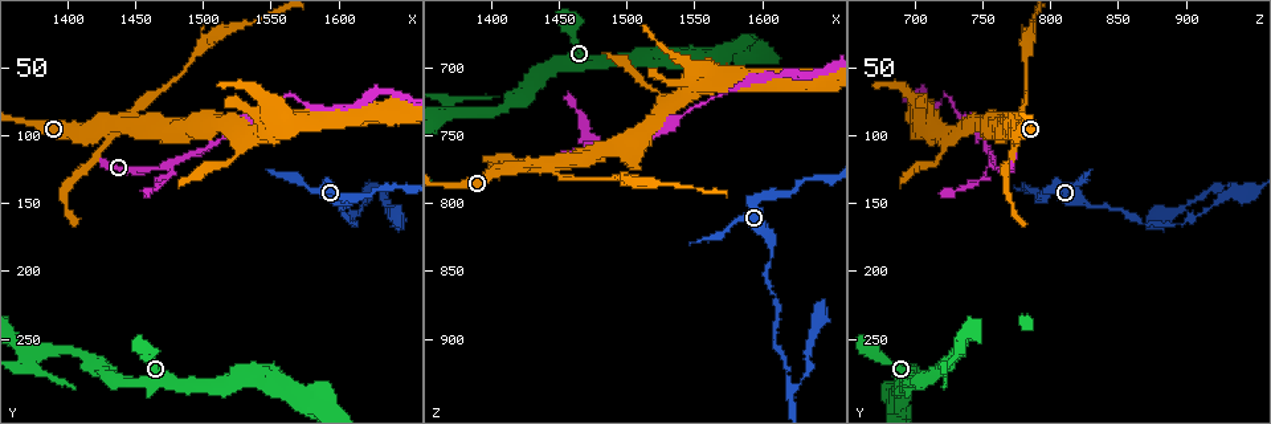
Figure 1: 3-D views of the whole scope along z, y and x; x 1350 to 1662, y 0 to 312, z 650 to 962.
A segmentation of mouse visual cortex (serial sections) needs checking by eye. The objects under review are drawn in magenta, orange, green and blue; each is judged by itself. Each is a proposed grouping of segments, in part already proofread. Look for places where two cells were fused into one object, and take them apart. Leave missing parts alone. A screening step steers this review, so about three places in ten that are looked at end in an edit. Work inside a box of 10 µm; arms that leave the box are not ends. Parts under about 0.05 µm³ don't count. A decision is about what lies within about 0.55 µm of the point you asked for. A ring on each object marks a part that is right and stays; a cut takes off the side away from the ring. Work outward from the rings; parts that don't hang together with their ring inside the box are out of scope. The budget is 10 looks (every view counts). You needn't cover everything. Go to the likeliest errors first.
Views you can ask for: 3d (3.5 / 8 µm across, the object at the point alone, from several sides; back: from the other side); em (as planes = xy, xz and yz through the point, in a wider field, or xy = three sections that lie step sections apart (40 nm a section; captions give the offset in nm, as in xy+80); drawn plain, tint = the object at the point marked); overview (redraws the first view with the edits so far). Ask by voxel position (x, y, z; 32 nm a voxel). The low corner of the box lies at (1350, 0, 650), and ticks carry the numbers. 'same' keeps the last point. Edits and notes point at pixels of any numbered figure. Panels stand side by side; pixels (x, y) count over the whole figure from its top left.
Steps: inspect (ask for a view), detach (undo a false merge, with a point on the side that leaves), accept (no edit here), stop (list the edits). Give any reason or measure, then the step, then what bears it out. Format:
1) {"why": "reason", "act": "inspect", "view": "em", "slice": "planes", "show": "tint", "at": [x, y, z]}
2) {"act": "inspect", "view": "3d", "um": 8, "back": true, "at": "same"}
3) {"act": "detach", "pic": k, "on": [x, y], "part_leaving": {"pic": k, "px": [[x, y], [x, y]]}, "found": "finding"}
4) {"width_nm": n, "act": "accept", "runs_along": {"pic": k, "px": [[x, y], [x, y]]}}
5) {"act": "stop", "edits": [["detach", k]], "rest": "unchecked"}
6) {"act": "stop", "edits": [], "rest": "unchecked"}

{"act": "inspect", "view": "3d", "um": 8, "at": [1478, 122, 758]}

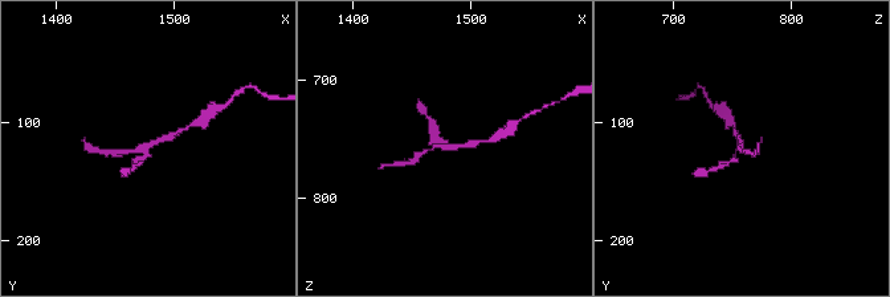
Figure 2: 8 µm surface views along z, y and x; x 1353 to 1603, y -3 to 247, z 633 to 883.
{"why": "zoom in", "act": "inspect", "view": "3d", "um": 3.5, "at": "same"}

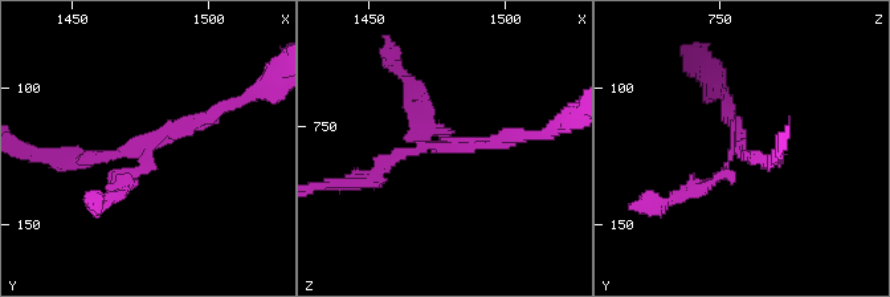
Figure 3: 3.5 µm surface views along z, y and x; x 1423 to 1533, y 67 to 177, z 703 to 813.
{"why": "now the EM", "act": "inspect", "view": "em", "slice": "xy", "step": 2, "show": "tint", "at": [1476, 121, 758]}

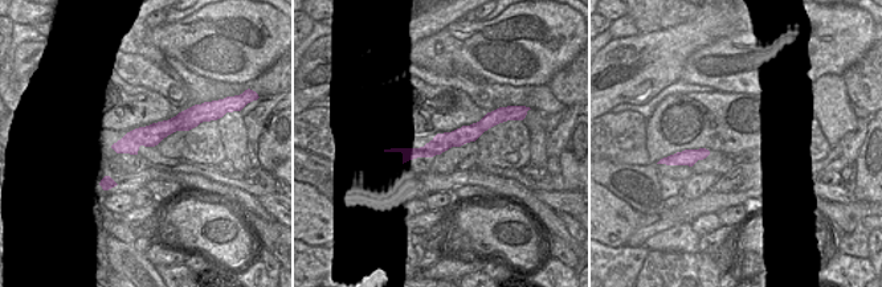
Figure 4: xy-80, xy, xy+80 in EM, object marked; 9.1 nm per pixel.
{"act": "detach", "pic": 3, "on": [425, 101], "part_leaving": {"pic": 3, "px": [[441, 135], [392, 64], [388, 43]]}, "found": "a second cell is stuck on"}

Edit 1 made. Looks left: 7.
{"why": "redraw", "act": "inspect", "view": "overview"}

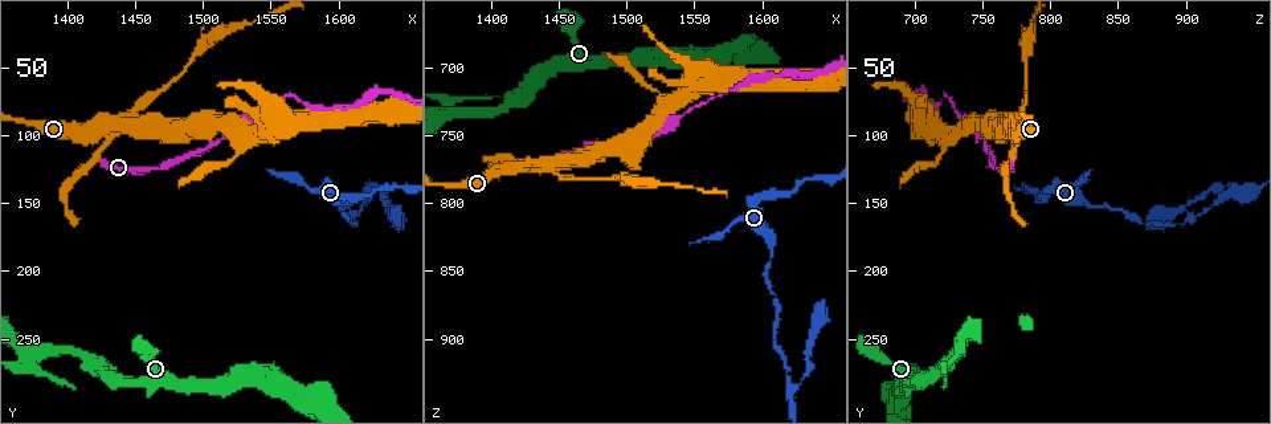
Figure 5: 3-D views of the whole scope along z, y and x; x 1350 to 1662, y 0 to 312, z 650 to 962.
{"why": "sharp bend", "act": "inspect", "view": "3d", "um": 8, "at": [1622, 140, 936]}

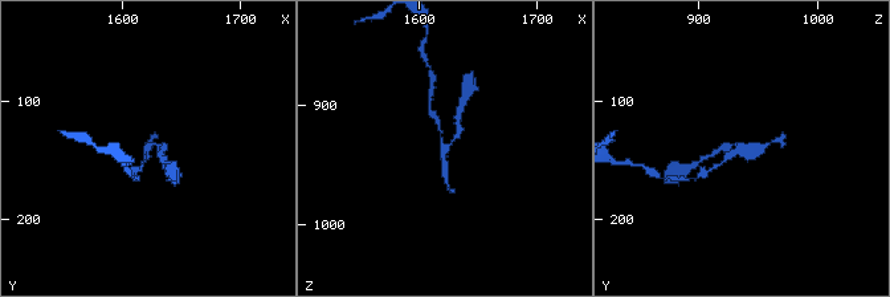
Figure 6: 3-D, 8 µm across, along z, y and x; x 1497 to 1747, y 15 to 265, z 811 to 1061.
{"why": "need the tissue", "act": "inspect", "view": "em", "slice": "planes", "show": "tint", "at": "same"}

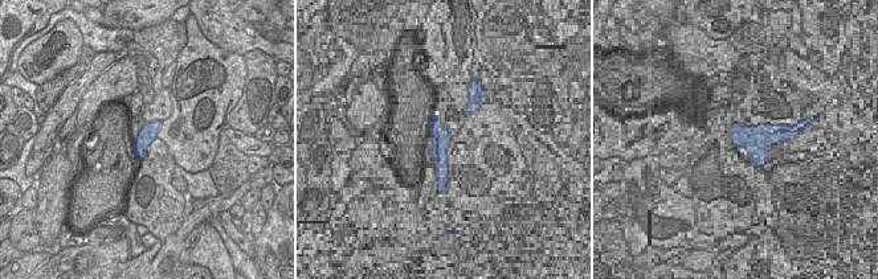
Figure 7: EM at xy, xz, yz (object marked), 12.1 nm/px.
{"arm_widths_nm": [150, 150, 200], "act": "accept", "found": "all the same cell"}

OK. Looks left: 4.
{"why": "three arms meet", "act": "inspect", "view": "3d", "um": 8, "at": [1378, 260, 734]}

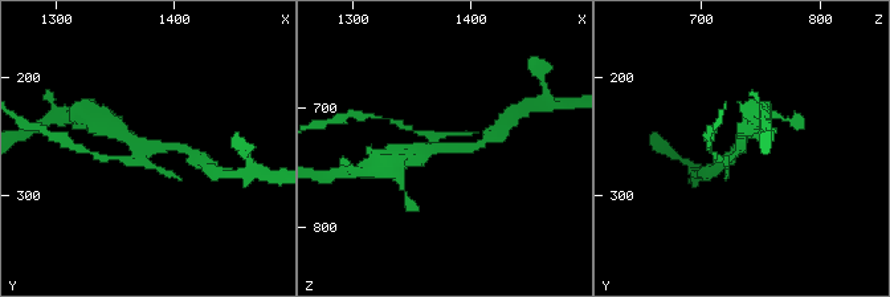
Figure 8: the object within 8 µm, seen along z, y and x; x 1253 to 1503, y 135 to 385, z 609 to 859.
{"act": "inspect", "view": "3d", "um": 3.5, "at": "same"}

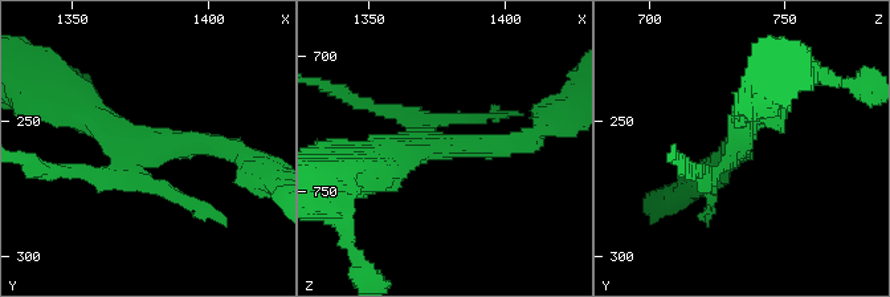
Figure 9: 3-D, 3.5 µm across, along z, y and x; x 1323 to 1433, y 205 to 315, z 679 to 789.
{"why": "shape alone is not enough", "act": "inspect", "view": "em", "slice": "xy", "step": 2, "show": "tint", "at": [1377, 261, 733]}

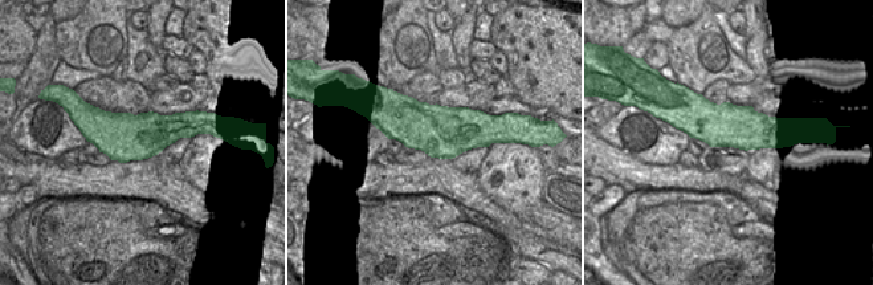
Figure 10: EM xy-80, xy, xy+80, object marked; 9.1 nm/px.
{"act": "detach", "pic": 9, "on": [170, 192], "found": "a second cell is stuck on"}

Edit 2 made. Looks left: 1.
{"act": "stop", "edits": [["detach", 3], ["detach", 9]], "rest": "unchecked"}

